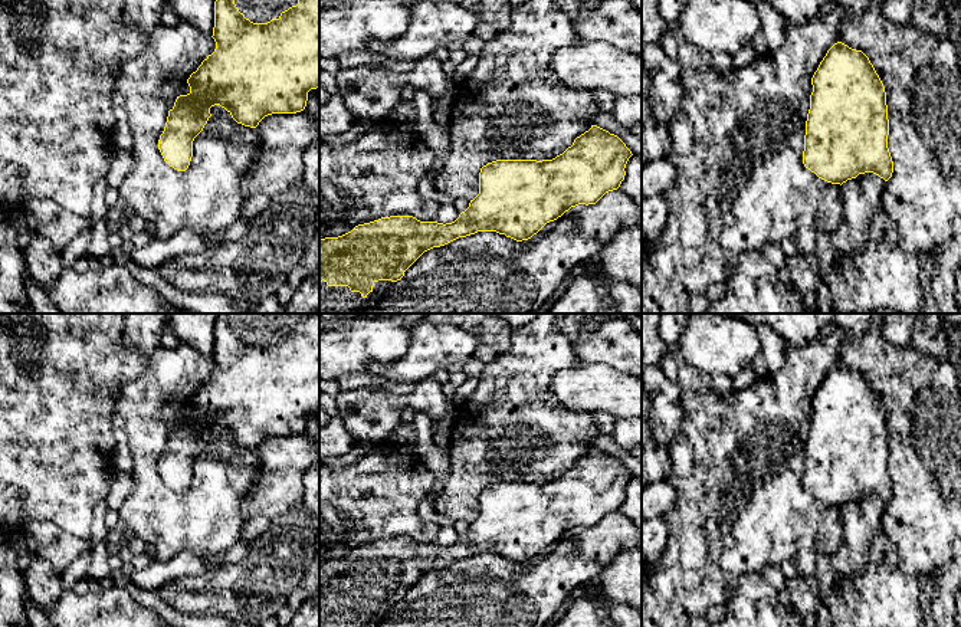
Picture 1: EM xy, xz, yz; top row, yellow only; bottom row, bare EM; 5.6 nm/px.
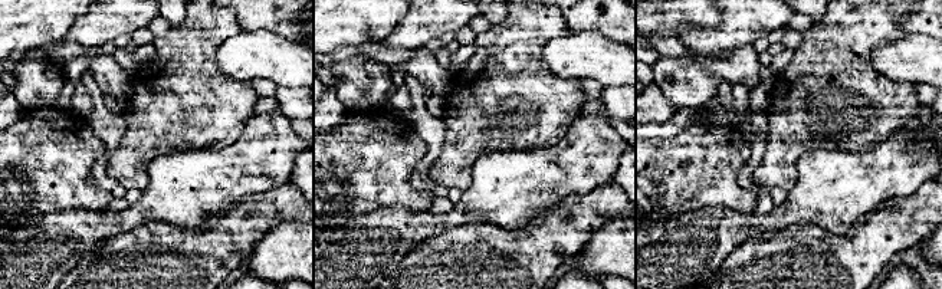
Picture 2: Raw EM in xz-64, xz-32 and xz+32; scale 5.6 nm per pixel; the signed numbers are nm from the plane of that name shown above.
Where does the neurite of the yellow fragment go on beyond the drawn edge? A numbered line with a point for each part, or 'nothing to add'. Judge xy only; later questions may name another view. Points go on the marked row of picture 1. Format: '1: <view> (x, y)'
1: xy (256, 10)

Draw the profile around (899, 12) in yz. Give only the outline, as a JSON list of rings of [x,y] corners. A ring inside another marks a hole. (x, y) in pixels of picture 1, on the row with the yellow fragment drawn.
[[[882,0],[880,9],[888,20],[896,24],[911,24],[912,1],[914,0]]]

